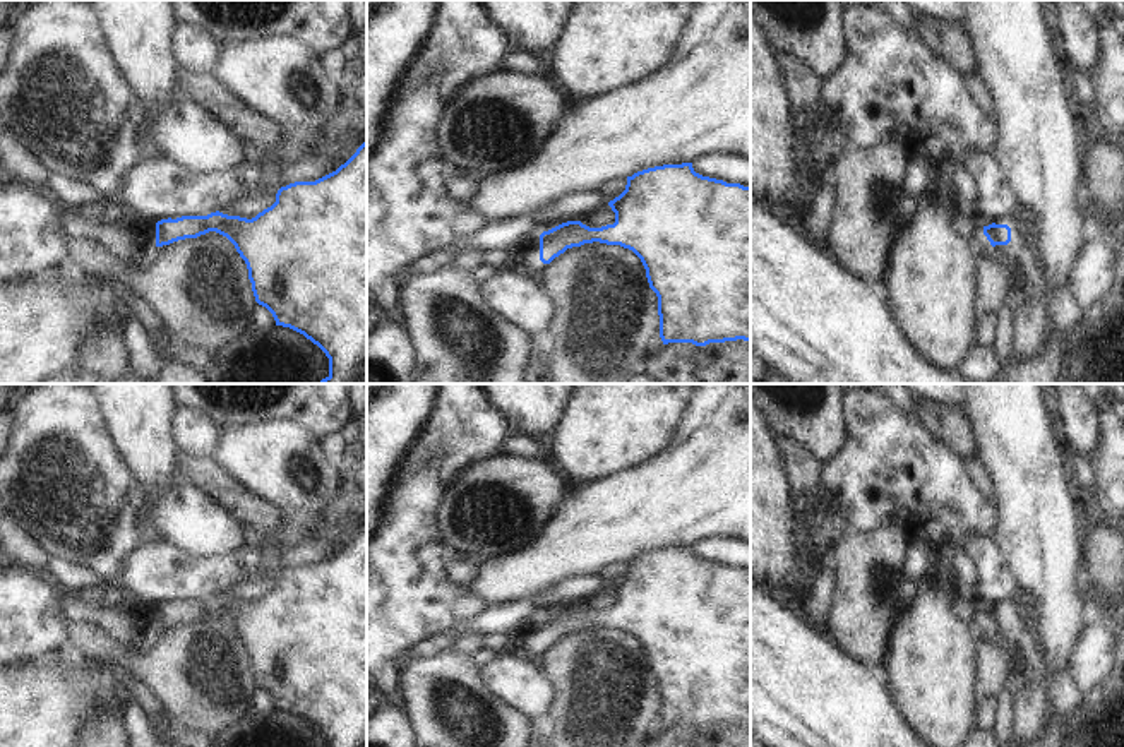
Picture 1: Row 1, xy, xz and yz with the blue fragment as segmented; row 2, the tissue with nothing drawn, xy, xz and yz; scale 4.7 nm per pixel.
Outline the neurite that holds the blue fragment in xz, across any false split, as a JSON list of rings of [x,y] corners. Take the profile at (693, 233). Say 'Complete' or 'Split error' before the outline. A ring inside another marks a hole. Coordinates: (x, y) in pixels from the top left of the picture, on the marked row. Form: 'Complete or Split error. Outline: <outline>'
Split error. Outline: [[[692,163],[663,164],[627,176],[625,190],[608,202],[615,223],[589,228],[581,221],[567,221],[526,243],[519,252],[517,269],[524,274],[543,271],[567,248],[584,243],[620,245],[632,250],[646,269],[649,288],[658,296],[660,338],[668,343],[706,346],[744,339],[750,343],[750,187],[726,183],[694,171]]]

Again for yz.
Split error. Outline: [[[1002,216],[984,226],[984,235],[1002,257],[1021,264],[1028,286],[1042,298],[1049,319],[1059,331],[1074,329],[1083,320],[1085,308],[1074,300],[1071,288],[1055,286],[1045,276],[1013,218]]]

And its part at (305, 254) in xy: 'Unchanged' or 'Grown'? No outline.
Grown.

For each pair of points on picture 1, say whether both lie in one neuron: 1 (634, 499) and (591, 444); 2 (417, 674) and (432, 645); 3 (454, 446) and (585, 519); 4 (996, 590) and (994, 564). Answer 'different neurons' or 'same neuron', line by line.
1: different neurons
2: different neurons
3: different neurons
4: same neuron

